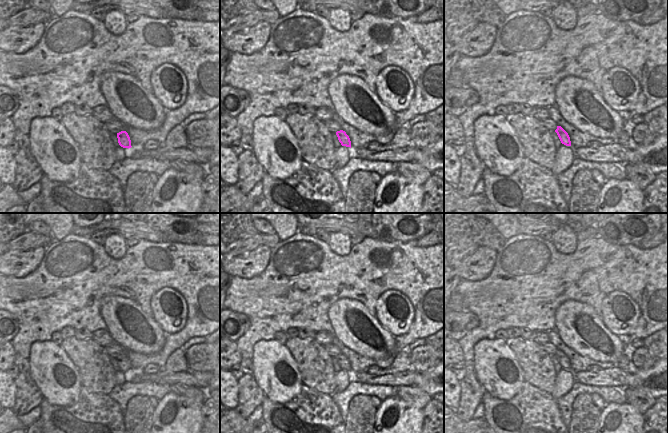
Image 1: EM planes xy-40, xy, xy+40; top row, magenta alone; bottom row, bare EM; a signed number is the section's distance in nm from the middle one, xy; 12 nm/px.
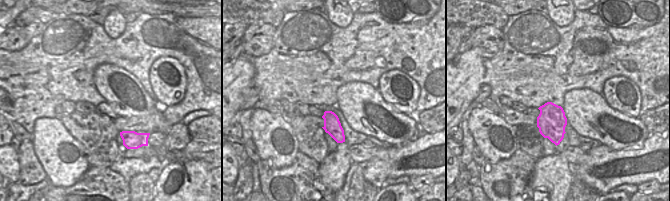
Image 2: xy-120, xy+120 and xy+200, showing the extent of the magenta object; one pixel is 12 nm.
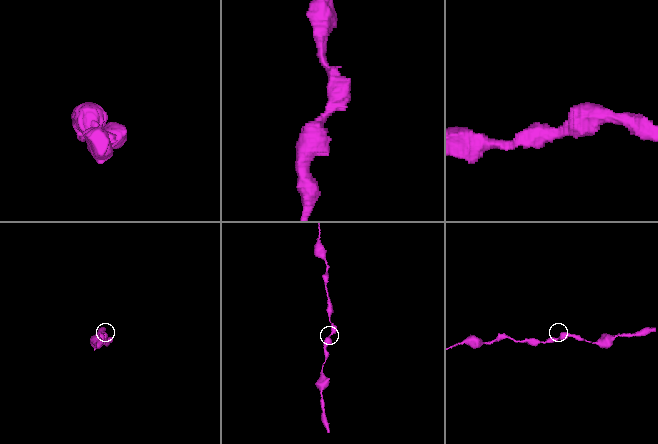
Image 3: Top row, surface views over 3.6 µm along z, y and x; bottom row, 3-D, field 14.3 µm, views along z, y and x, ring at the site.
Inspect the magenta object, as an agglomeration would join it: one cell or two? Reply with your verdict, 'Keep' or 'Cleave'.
Keep

